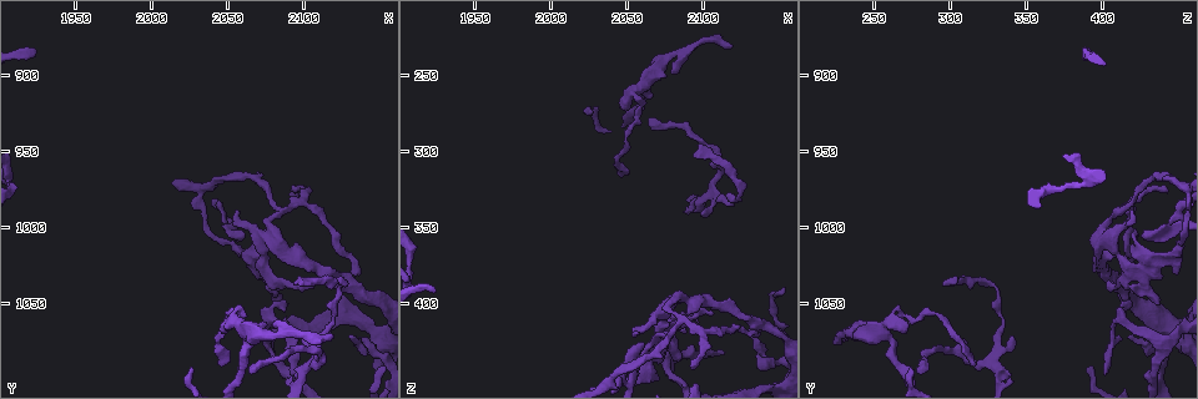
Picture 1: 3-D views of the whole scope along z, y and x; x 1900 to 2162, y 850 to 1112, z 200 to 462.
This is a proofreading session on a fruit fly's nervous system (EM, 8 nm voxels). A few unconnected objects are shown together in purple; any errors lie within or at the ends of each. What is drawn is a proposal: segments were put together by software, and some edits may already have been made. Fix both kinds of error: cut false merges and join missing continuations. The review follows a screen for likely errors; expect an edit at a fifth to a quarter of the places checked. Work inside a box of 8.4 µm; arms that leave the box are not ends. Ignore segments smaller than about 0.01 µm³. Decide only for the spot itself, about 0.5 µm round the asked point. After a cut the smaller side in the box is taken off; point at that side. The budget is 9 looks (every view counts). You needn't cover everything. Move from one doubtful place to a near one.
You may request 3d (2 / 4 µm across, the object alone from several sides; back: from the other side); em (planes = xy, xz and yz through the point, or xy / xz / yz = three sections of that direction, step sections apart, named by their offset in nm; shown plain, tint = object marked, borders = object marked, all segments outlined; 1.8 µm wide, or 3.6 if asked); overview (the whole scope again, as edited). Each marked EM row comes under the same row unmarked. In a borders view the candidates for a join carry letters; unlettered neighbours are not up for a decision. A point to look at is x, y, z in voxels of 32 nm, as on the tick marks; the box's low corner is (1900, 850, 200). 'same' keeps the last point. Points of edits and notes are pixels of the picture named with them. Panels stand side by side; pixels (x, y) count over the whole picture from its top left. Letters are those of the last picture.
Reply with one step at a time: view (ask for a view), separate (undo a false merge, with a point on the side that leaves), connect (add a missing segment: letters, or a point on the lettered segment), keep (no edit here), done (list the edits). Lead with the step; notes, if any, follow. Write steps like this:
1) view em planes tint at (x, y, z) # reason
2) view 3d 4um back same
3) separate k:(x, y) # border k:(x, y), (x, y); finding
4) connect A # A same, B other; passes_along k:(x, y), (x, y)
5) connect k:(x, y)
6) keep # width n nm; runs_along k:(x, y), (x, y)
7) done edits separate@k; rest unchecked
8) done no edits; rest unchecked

view 3d 4um back at (2134, 1030, 418) # thin end

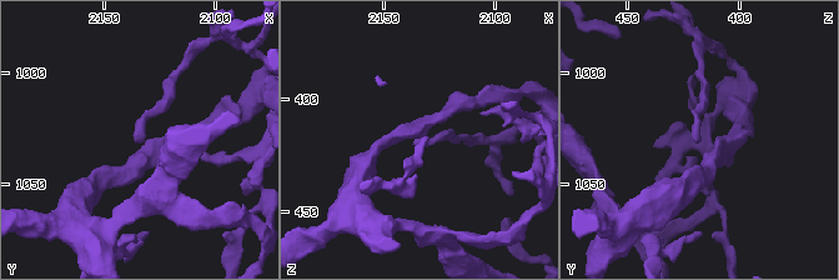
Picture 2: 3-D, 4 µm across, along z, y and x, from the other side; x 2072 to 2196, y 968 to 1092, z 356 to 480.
view em xy step 16 tint at (2134, 1030, 419)

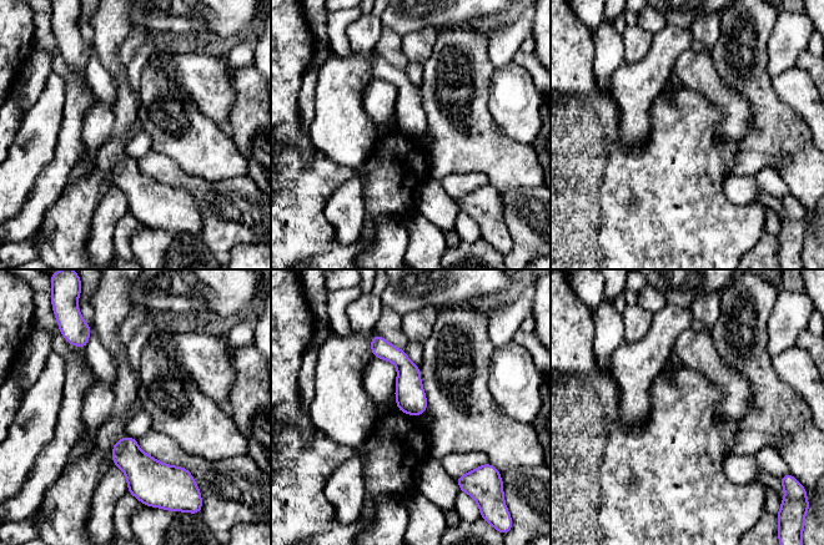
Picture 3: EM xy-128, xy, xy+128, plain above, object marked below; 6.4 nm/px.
view em xy step 16 borders same

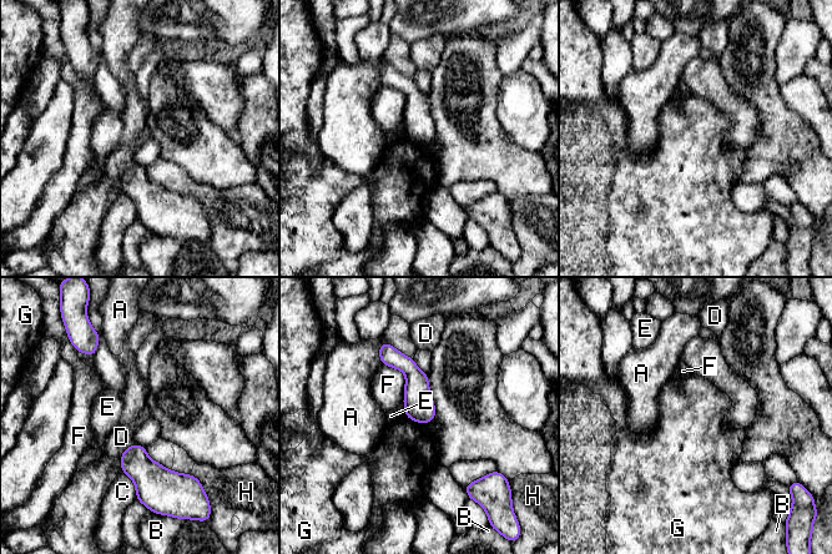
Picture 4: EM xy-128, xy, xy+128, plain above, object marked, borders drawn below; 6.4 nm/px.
keep # width 190 nm; A other, B other, C other, D other, E other, F other, G other, H other; runs_along 4:(383, 352), (414, 376), (429, 418); no lettered segment goes on from it

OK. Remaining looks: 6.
view em 3.6um planes tint at (2060, 1020, 434) # tapers out

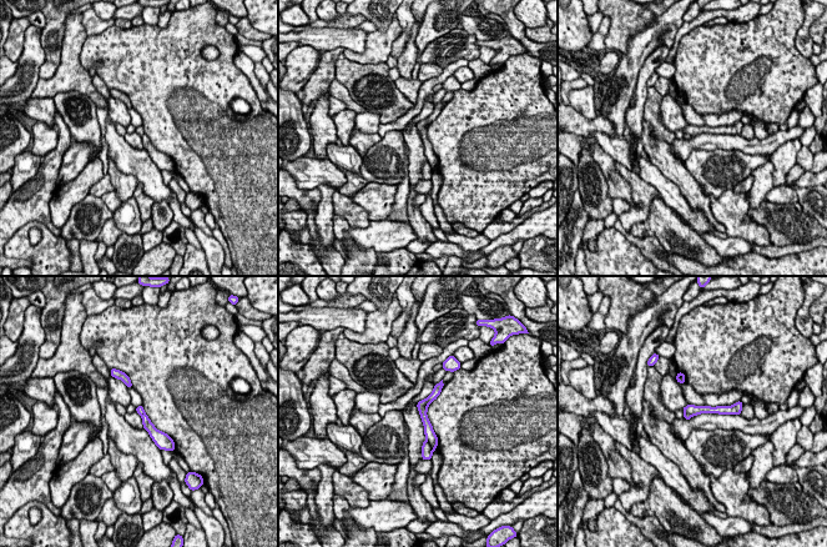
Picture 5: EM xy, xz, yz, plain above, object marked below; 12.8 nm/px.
view em 3.6um planes borders same # see the neighbours

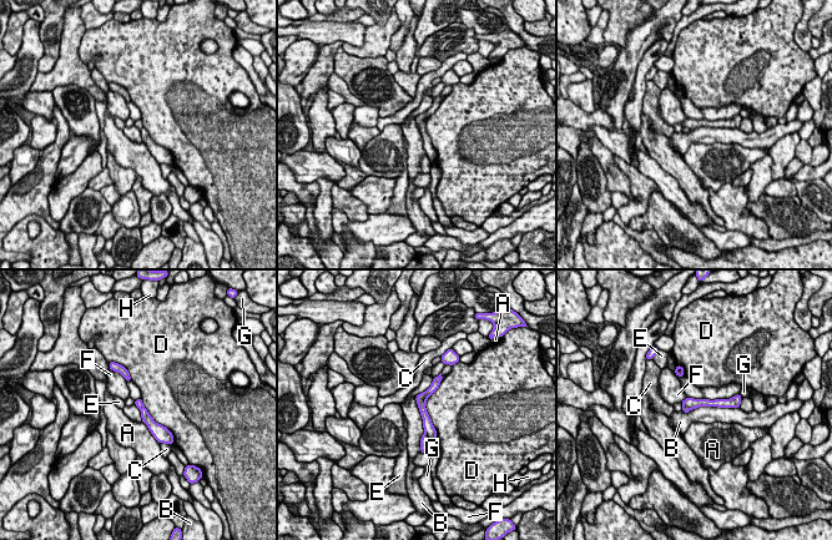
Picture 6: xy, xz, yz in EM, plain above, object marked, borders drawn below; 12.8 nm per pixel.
separate 6:(425, 443) # width 130 nm; longest_contact D 800 nm; A other, B other, C other, D other, E other, F other, G other, H other; two cells meet here

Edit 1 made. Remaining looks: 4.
view overview # redraw

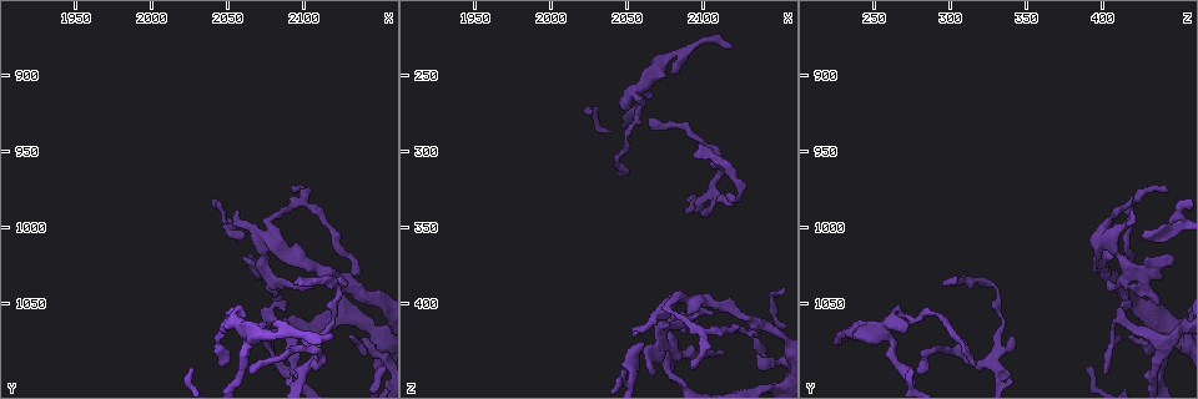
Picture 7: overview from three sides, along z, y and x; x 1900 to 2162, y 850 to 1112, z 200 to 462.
view 3d 4um at (2096, 1036, 296) # an open end

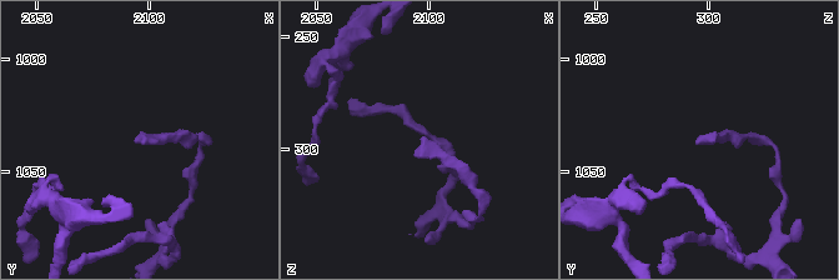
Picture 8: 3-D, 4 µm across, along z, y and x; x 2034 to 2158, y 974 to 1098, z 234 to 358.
view em 3.6um planes borders at (2096, 1036, 294) # shape alone is not enough

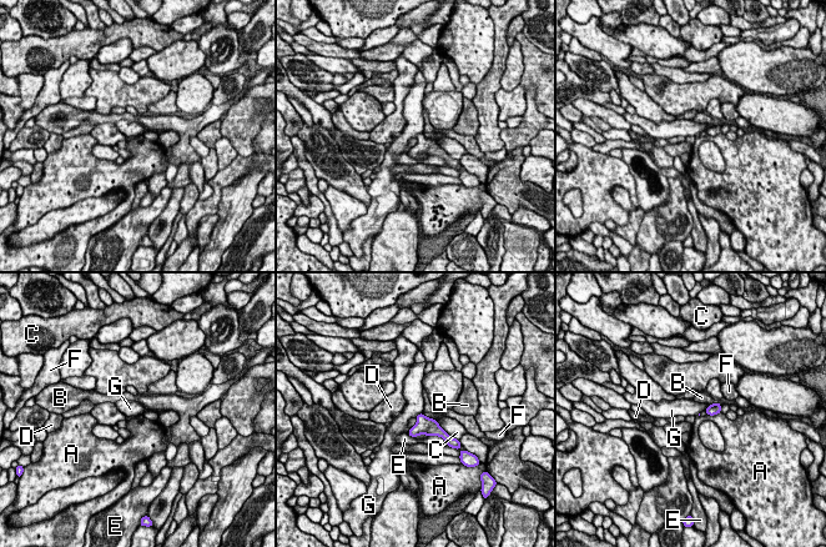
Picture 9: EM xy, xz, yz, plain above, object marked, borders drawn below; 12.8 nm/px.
keep # A other, B other, C other, D other, E other, F other, G other; border 9:(422, 412), (416, 417); no lettered segment goes on from it

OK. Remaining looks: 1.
view em xy step 8 borders at (2066, 1092, 278) # long arm stops here

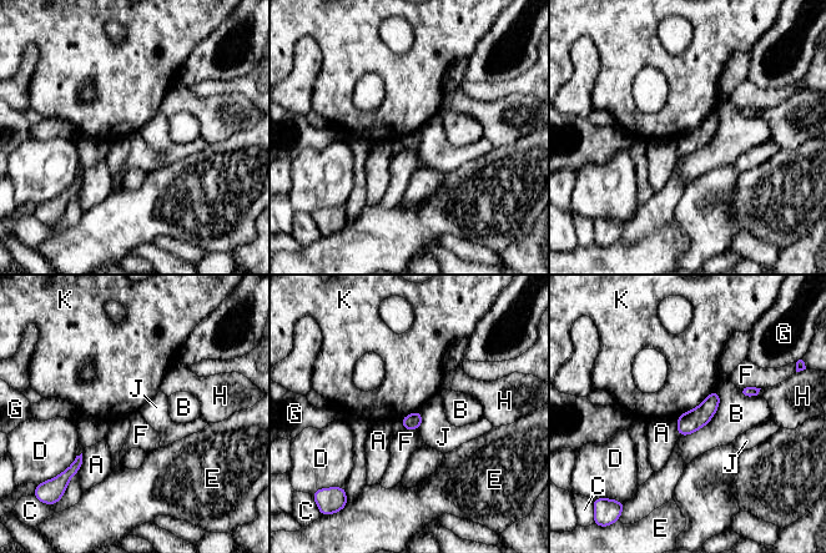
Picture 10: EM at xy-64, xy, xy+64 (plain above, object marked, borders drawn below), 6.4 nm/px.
keep # longest_contact B 380 nm; A other, B other, C other, D other, E other, F other, G other, H other, J other, K other; border 10:(715, 390), (698, 406), (676, 417); no lettered segment goes on from it

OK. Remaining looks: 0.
done edits separate@6; rest unchecked

